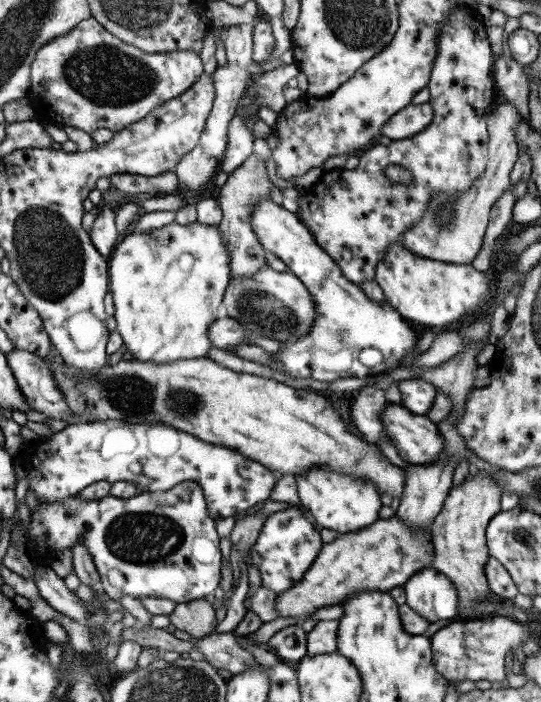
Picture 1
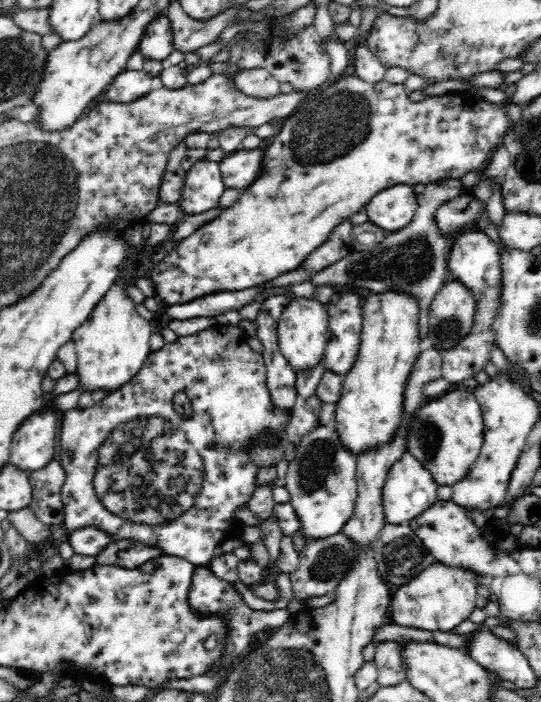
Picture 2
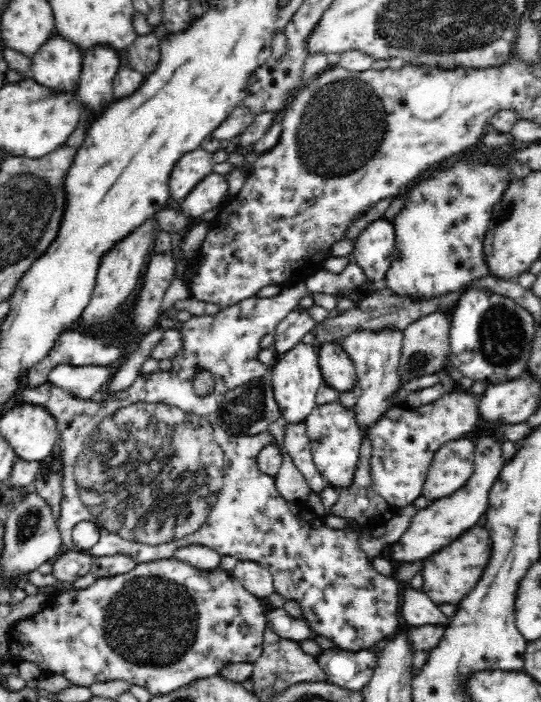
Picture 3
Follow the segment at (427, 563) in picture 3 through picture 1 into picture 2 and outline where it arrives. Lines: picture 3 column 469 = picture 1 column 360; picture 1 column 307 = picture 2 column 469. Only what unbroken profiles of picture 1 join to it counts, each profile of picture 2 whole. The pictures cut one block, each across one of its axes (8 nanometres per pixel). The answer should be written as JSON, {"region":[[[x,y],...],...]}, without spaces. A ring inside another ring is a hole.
{"region":[[[440,562],[431,564],[393,594],[390,621],[428,632],[454,630],[458,624],[468,620],[476,608],[478,585],[475,574],[465,568],[454,568]]]}

